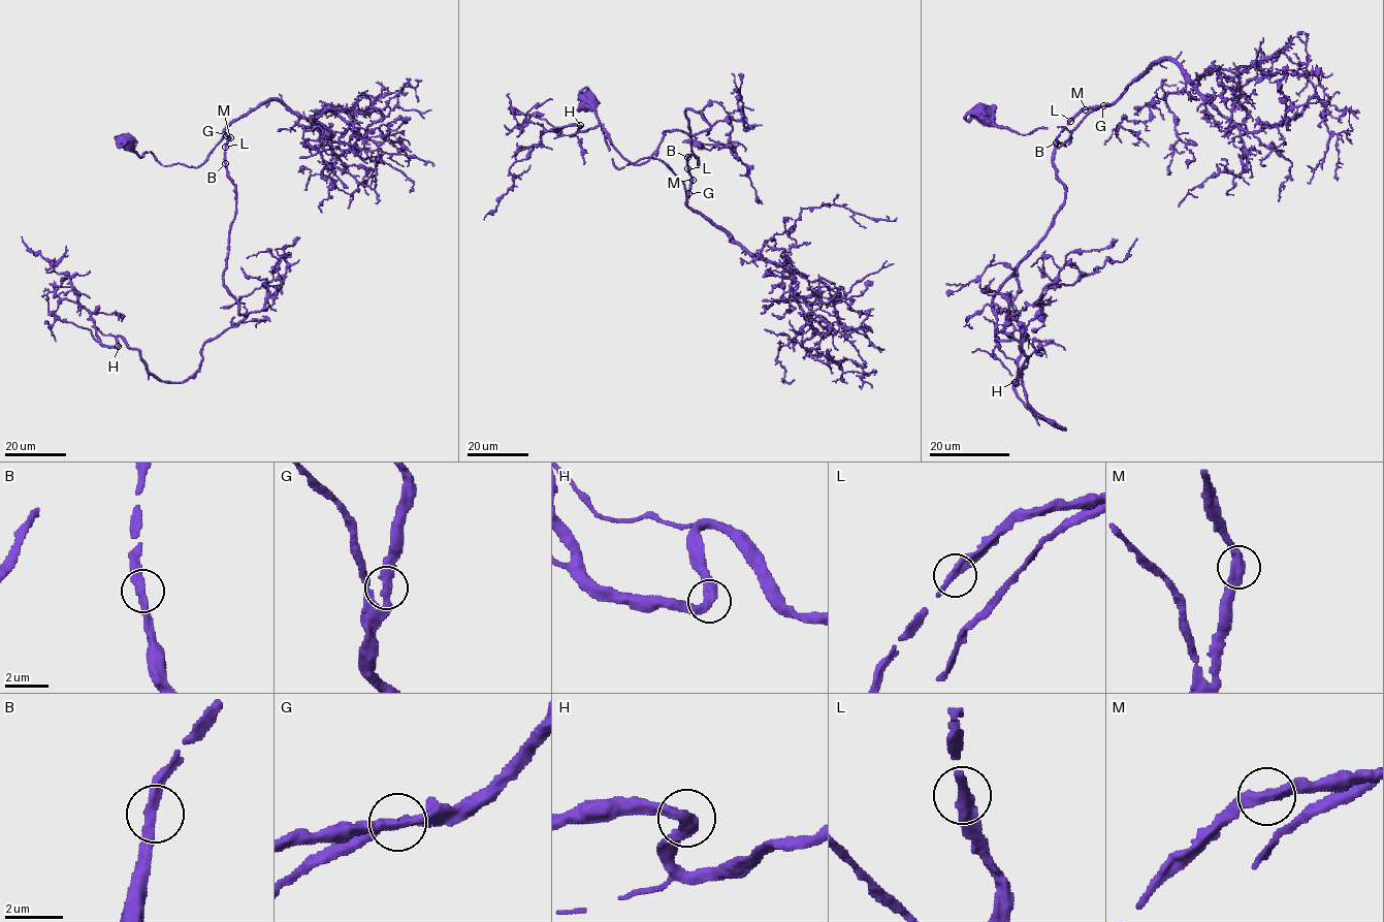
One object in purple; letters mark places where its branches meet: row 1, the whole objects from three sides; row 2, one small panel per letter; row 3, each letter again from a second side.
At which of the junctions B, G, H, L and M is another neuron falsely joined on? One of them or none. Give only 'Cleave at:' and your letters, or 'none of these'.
Cleave at: none of these

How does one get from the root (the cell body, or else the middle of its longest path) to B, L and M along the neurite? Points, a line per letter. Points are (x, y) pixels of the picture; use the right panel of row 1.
B: (983, 112), (1022, 135), (1064, 126), (1071, 140), (1058, 149), (1103, 105), (1082, 109), (1056, 142)
L: (983, 112), (1022, 135), (1064, 126), (1071, 140), (1058, 149), (1103, 105), (1070, 120)
M: (983, 112), (1022, 135), (1064, 126), (1071, 140), (1058, 142), (1058, 149), (1087, 115), (1103, 105), (1085, 109)

